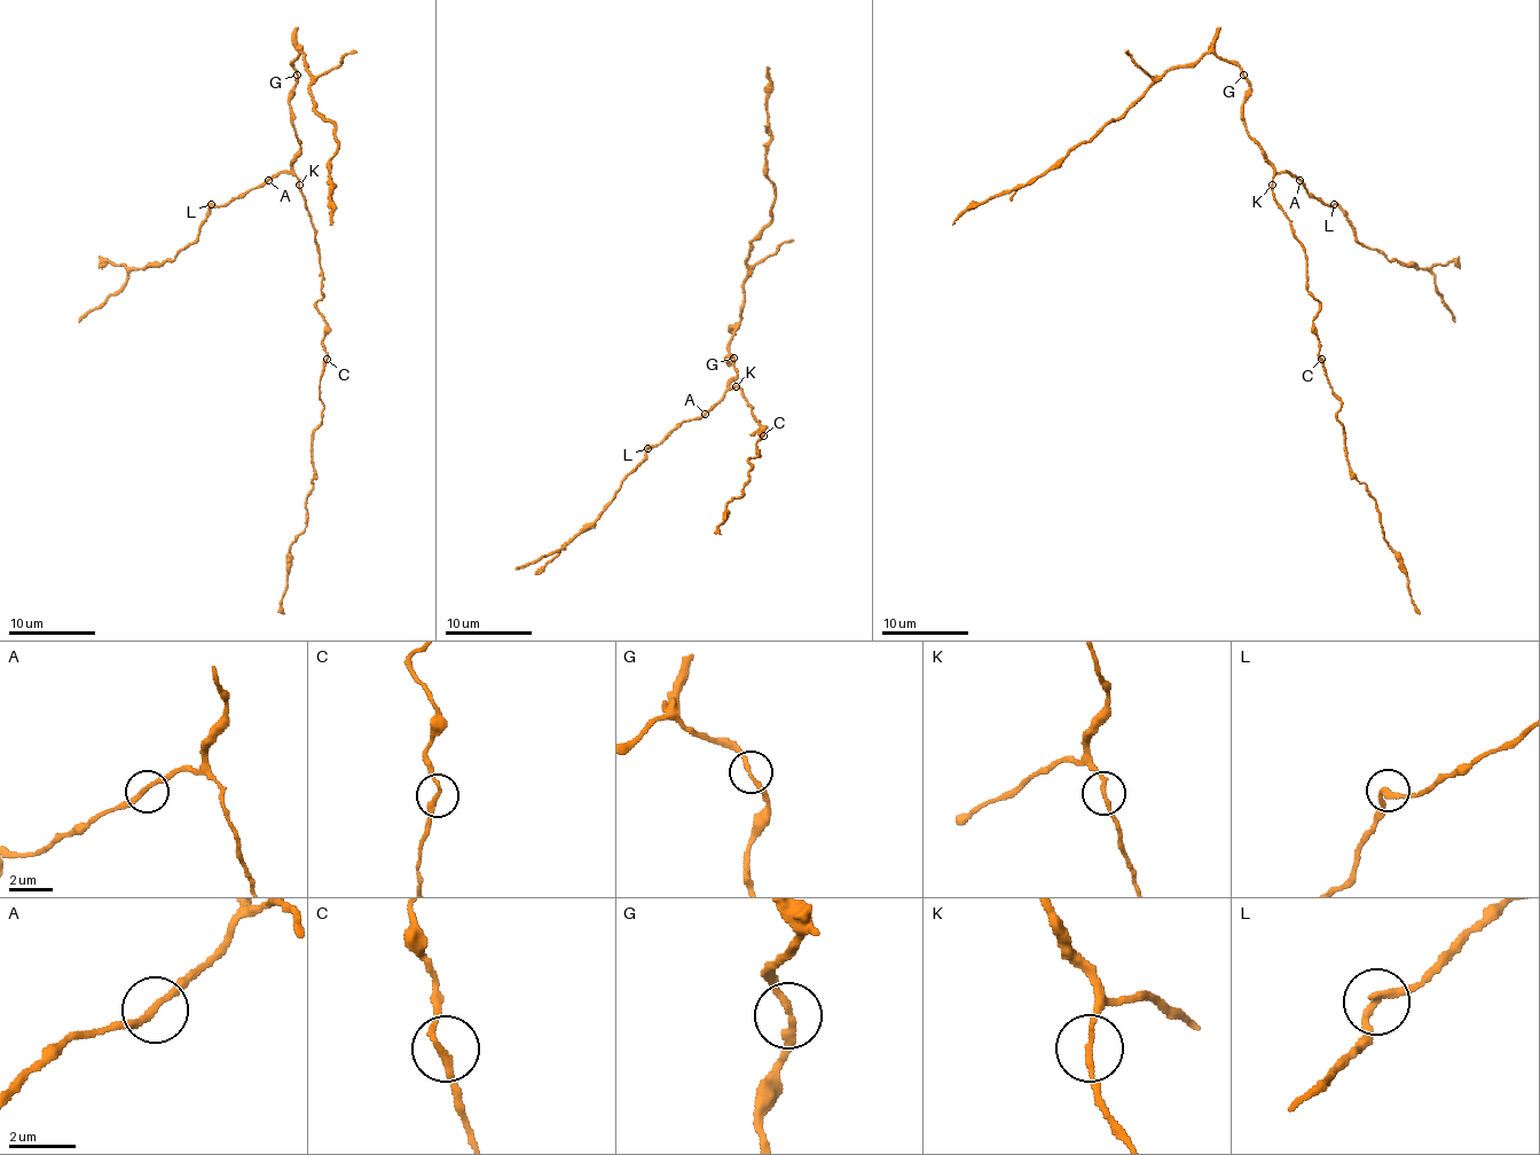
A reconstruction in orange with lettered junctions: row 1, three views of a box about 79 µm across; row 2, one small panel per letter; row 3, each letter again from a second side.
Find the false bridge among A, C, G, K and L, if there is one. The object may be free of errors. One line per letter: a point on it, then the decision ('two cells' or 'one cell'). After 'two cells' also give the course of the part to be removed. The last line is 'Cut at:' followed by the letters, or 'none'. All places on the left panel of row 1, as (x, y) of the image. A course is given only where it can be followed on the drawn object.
A: place (268, 180); one cell
C: place (327, 359); one cell
G: place (297, 75); one cell
K: place (299, 185); one cell
L: place (211, 204); one cell
Cut at: none

